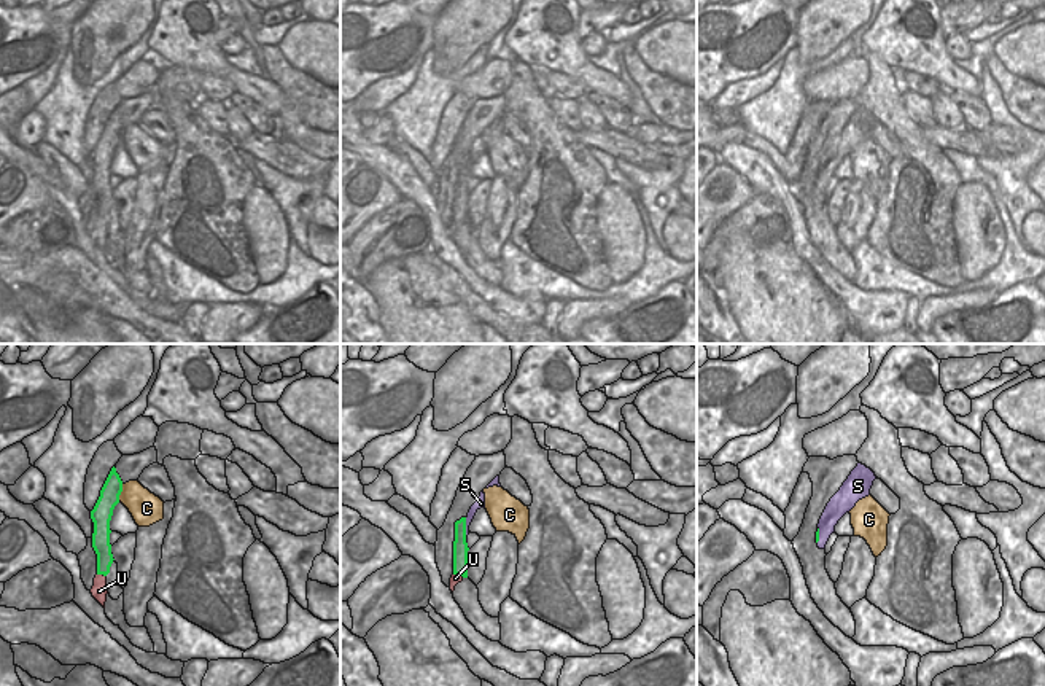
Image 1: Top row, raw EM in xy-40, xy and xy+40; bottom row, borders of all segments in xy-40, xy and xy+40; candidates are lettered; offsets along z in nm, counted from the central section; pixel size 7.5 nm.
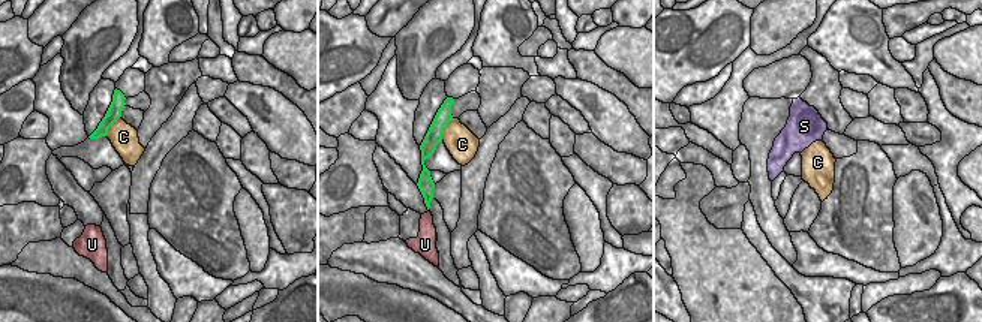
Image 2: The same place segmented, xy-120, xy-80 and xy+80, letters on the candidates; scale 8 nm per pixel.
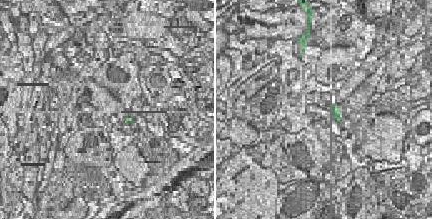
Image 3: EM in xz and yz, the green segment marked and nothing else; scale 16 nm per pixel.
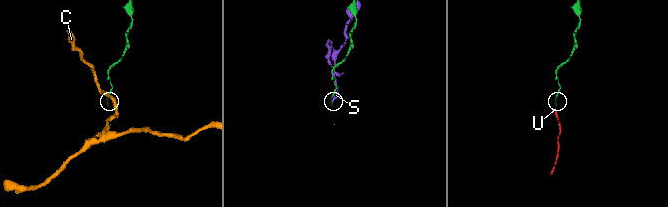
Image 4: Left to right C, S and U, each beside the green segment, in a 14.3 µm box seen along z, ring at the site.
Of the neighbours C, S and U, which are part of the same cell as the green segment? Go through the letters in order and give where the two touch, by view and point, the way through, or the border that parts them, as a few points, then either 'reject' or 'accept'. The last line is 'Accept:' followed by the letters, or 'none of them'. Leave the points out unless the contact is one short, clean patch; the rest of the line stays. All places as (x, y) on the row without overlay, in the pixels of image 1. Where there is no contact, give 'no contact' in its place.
C: meets green in xy-40 at (121, 134); border along xy-40 (123, 128), (118, 144); reject
S: meets green in xy at (465, 174); border along xy (465, 161), (466, 187); reject
U: meets green in xy-40 at (102, 217); reject
Accept: none of them

